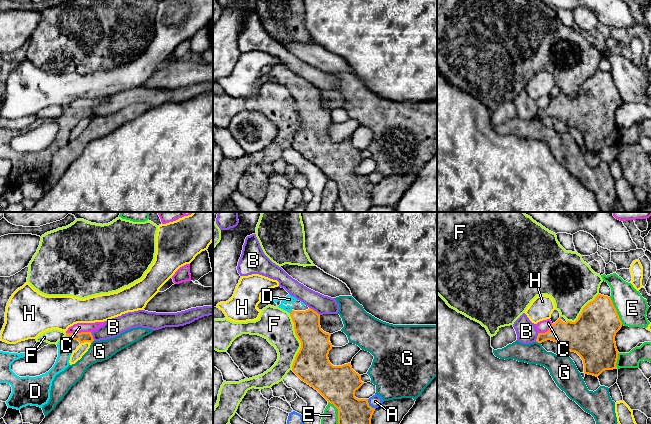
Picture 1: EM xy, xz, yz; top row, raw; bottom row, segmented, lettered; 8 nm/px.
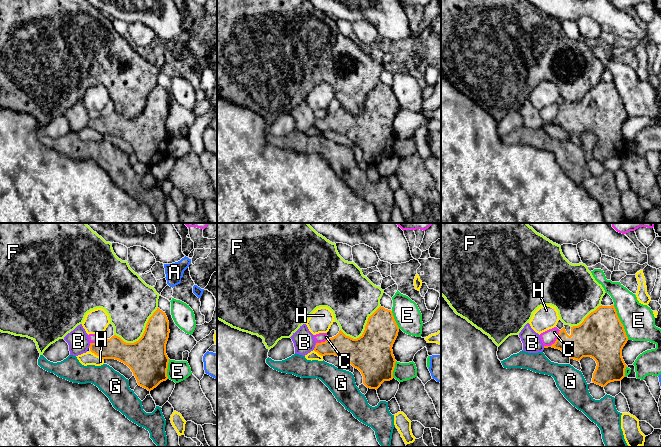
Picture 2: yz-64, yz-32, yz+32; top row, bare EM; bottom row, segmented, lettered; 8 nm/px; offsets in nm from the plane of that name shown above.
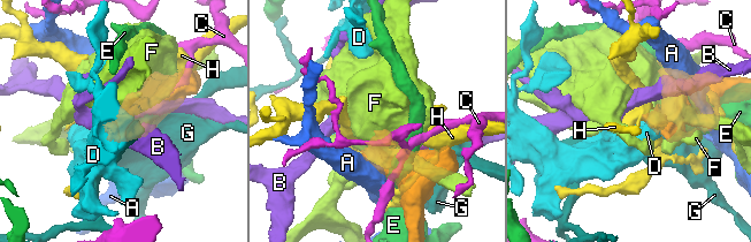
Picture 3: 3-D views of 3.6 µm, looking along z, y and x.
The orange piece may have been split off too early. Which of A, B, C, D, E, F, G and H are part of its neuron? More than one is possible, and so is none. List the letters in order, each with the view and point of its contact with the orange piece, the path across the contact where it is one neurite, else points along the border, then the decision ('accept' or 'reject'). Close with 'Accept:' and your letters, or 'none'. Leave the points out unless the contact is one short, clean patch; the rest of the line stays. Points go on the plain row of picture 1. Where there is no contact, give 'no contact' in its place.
A: xz (370, 182) | reject
B: xz (315, 87) | along xz (309, 83), (320, 90) | reject
C: xy (78, 109) | reject
D: xy (67, 114) | across xy (82, 113), (67, 114), (63, 119), (62, 138) | accept
E: yz (616, 87) | reject
F: xz (300, 117) | reject
G: yz (538, 118) | along yz (536, 117), (540, 119) | reject
H: xy (85, 117) | reject
Accept: D

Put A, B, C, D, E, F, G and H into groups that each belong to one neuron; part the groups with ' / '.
A / B / C / D / E / F / G / H

